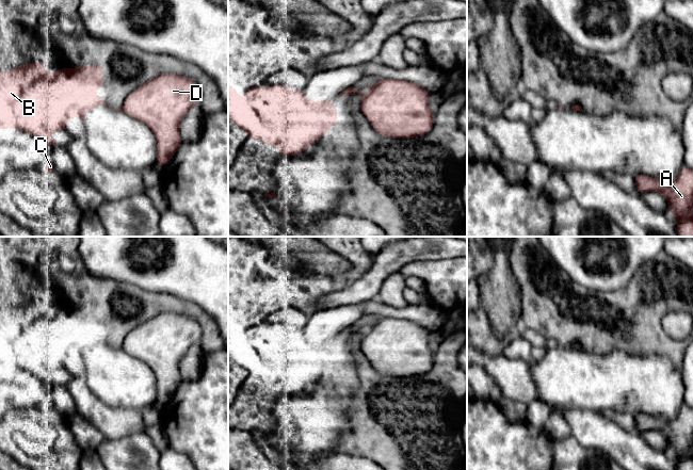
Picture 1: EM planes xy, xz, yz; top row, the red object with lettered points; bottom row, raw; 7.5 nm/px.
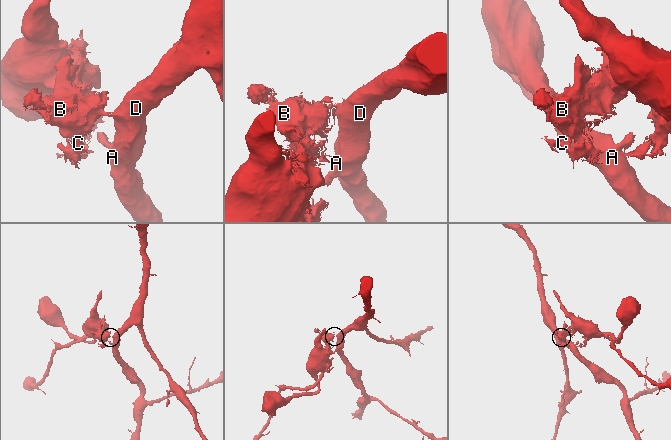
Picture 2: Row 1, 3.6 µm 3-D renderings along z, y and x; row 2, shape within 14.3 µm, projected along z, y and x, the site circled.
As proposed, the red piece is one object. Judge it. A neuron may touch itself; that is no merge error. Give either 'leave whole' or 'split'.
split

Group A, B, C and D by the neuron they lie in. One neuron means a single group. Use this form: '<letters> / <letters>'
A D / B C

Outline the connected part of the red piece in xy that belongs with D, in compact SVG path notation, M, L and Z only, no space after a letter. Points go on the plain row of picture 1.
M162 312L135 327L125 339L123 350L149 366L157 379L157 401L163 407L183 380L180 361L188 350L199 344L203 329L189 315Z

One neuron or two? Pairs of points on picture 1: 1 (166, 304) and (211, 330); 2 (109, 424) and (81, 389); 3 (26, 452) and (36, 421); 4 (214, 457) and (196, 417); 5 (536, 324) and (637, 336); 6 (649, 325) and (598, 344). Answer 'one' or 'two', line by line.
1: one
2: one
3: one
4: one
5: one
6: one

